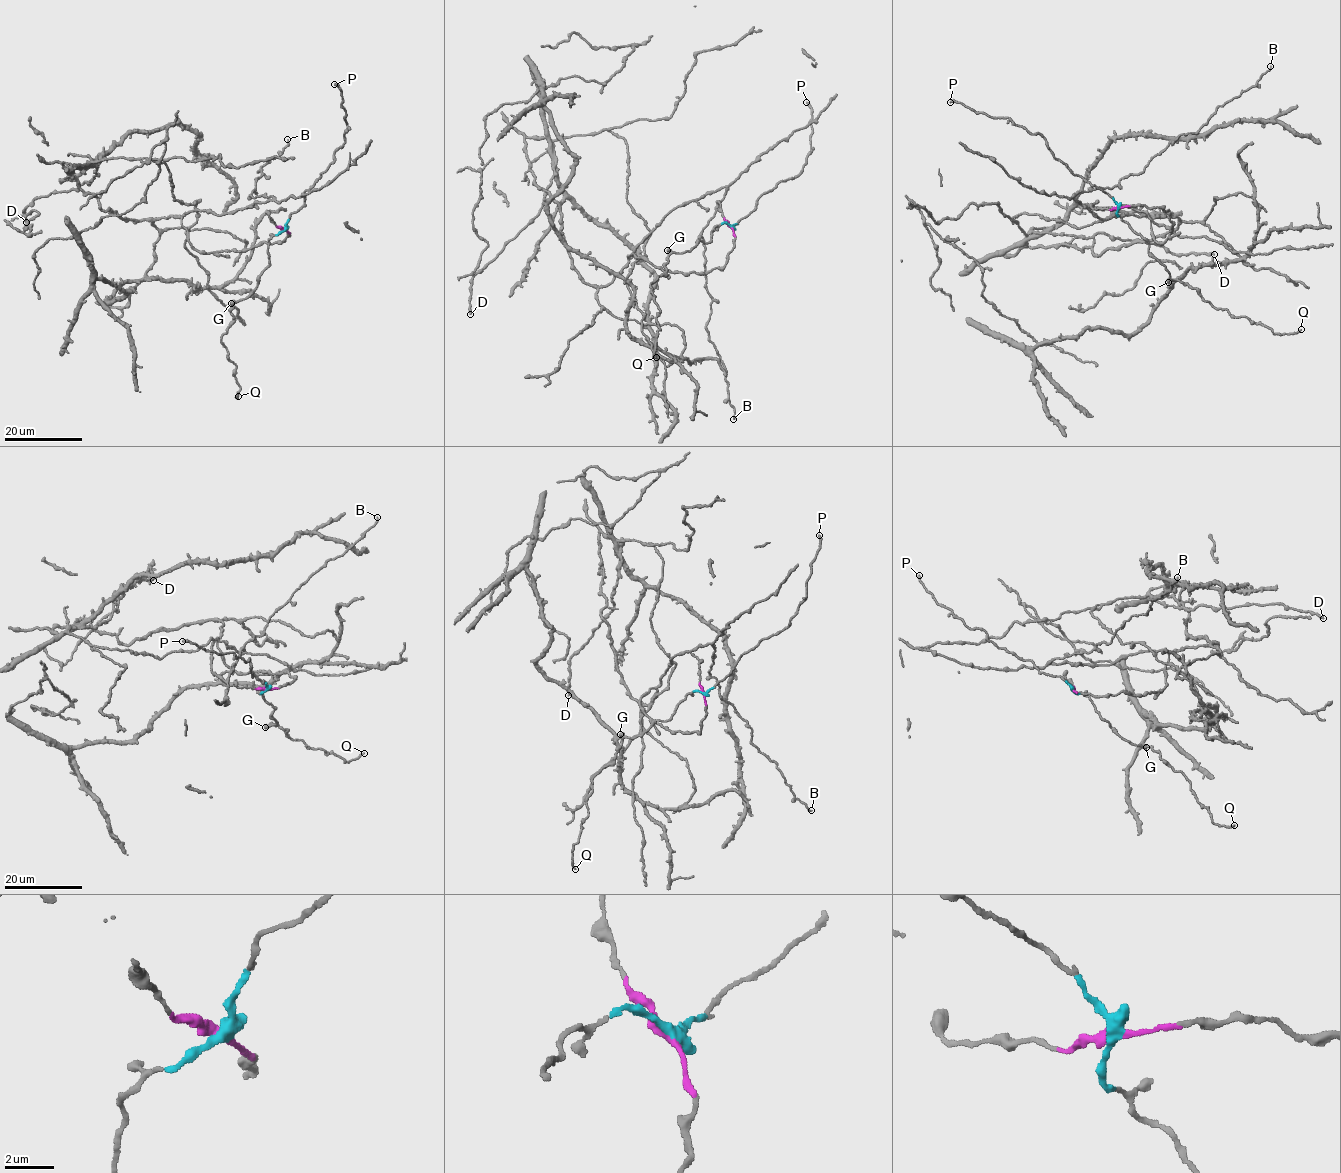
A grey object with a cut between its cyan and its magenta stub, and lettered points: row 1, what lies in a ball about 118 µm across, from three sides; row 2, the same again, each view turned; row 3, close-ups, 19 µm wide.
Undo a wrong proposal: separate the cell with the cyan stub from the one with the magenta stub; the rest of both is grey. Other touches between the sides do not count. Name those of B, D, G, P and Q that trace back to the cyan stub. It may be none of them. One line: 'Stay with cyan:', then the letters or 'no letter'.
Stay with cyan: G, P, Q

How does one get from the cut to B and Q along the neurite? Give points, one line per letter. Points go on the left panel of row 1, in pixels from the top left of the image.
B: (284, 229), (284, 242), (208, 253), (188, 242), (181, 218), (273, 199), (250, 195), (287, 139)
Q: (284, 229), (268, 240), (269, 263), (253, 291), (232, 303), (233, 319), (221, 340), (237, 367), (238, 396)

